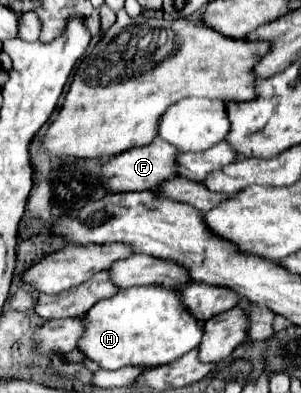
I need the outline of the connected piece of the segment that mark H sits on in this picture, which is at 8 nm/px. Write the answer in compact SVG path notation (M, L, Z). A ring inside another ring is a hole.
M130 287L118 291L110 299L98 301L84 315L84 333L78 339L76 349L82 351L90 361L96 361L100 369L120 369L120 367L156 367L166 365L182 357L184 353L196 349L202 339L202 327L196 323L192 315L188 315L178 299L174 289L166 287Z

